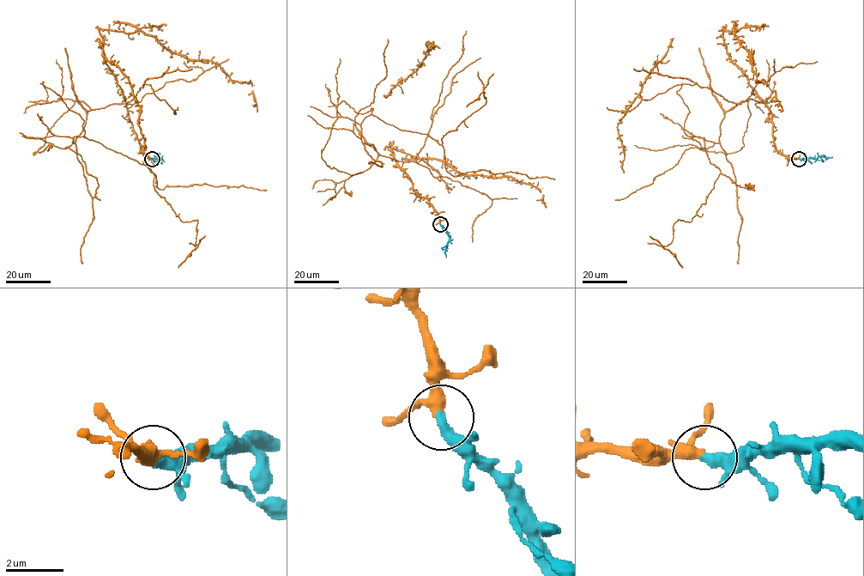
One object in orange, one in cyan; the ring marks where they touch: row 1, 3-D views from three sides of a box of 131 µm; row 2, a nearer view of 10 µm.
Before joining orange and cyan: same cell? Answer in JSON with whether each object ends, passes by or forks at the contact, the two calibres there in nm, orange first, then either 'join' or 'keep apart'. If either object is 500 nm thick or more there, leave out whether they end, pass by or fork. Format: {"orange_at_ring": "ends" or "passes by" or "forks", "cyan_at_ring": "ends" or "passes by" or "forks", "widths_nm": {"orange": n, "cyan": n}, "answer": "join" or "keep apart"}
{"orange_at_ring": "passes by", "cyan_at_ring": "ends", "widths_nm": {"orange": 300, "cyan": 420}, "answer": "join"}

